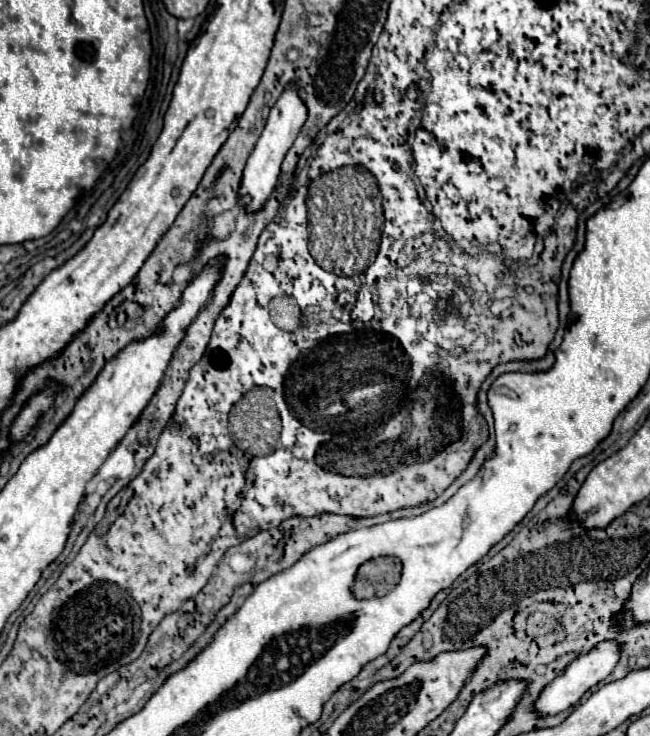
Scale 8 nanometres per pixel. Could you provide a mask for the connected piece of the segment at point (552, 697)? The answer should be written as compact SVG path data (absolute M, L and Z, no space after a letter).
M603 642L599 644L597 648L593 648L589 654L583 654L579 656L577 660L573 660L551 684L547 684L539 698L533 702L533 710L539 714L539 716L553 716L553 714L559 714L559 712L565 712L567 708L575 706L579 702L579 698L589 690L593 688L597 682L601 682L603 678L607 678L615 664L619 662L619 648L615 642Z

